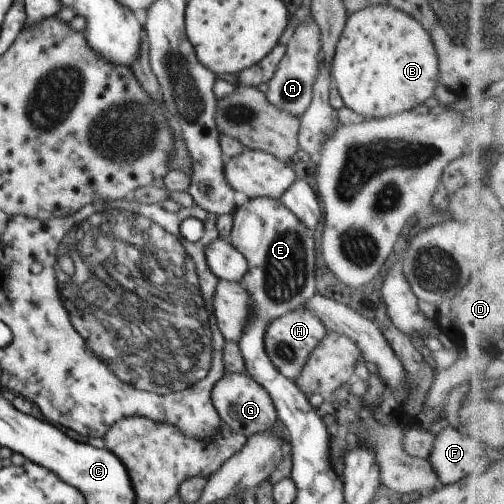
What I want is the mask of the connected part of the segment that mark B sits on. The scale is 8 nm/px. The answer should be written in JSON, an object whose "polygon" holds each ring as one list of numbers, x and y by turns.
{"polygon":[[374,5,348,15,330,71,345,106,365,118,381,119,412,111,435,94,439,69,433,38,420,21,392,5]]}

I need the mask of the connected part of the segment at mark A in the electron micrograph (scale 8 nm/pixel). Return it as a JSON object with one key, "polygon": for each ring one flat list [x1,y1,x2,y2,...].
{"polygon":[[310,13,296,26,286,46,287,52,278,63,274,76,269,80,269,88,265,95,274,106,300,118,313,99,313,86,324,57,321,30]]}

